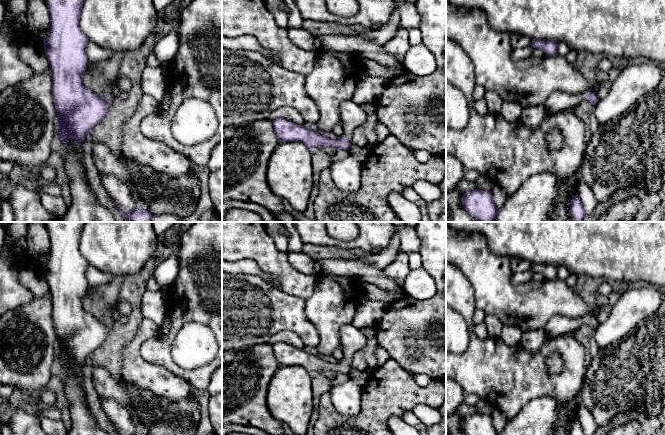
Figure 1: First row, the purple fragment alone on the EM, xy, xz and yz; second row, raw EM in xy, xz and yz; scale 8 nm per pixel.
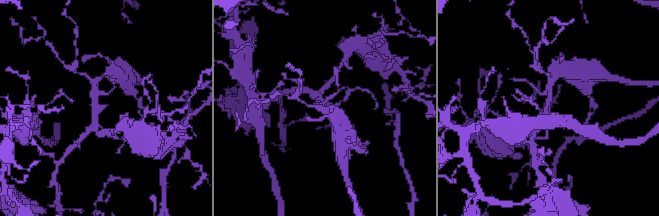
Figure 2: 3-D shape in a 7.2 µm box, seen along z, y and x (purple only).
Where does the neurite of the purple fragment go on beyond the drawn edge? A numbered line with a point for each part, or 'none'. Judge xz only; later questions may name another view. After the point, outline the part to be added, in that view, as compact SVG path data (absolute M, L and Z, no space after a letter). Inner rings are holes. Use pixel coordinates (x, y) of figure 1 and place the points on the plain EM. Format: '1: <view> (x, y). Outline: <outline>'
1: xz (352, 339). Outline: M347 324L340 329L340 341L345 361L351 361L352 356L362 351L367 344L367 339L361 329L352 324Z

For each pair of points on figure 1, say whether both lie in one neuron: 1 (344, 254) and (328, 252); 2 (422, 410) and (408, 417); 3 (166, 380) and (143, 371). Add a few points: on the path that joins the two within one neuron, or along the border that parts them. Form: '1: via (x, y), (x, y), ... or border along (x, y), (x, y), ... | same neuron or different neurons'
1: via (340, 253), (332, 253) | same neuron
2: border along (411, 411), (421, 422) | different neurons
3: via (160, 380), (149, 376) | same neuron

